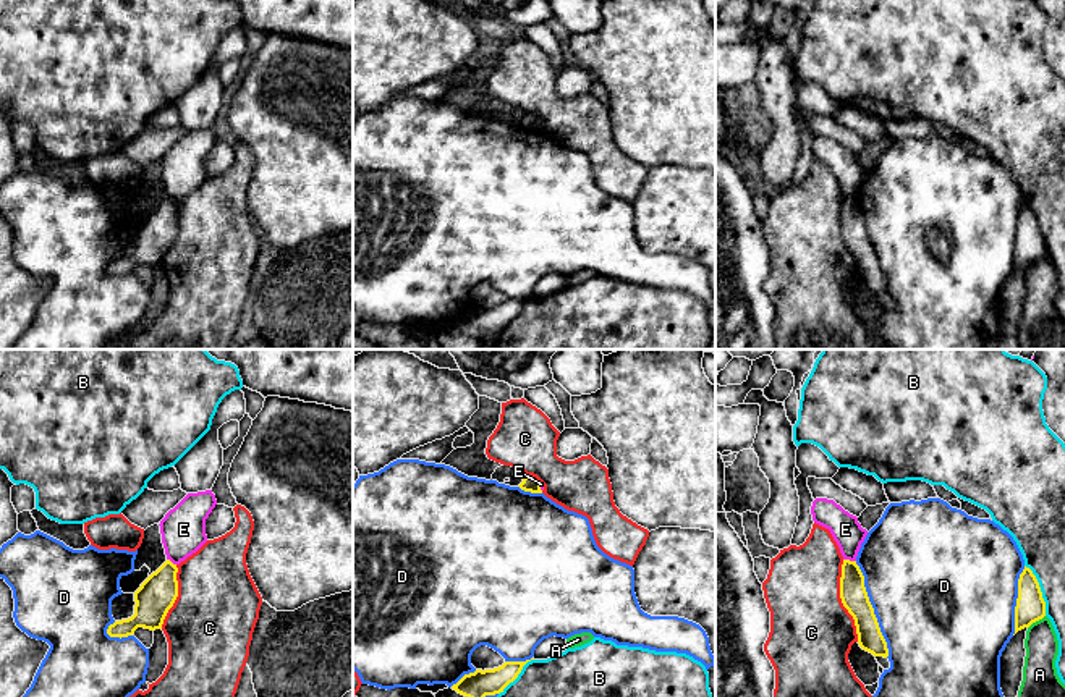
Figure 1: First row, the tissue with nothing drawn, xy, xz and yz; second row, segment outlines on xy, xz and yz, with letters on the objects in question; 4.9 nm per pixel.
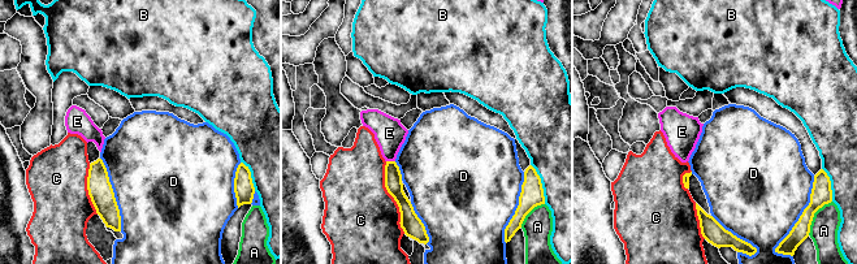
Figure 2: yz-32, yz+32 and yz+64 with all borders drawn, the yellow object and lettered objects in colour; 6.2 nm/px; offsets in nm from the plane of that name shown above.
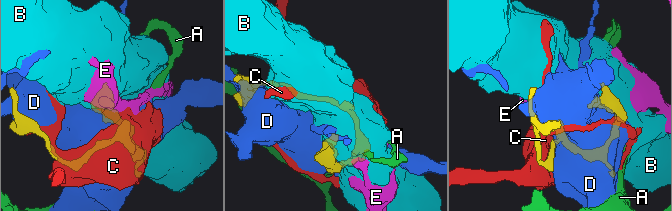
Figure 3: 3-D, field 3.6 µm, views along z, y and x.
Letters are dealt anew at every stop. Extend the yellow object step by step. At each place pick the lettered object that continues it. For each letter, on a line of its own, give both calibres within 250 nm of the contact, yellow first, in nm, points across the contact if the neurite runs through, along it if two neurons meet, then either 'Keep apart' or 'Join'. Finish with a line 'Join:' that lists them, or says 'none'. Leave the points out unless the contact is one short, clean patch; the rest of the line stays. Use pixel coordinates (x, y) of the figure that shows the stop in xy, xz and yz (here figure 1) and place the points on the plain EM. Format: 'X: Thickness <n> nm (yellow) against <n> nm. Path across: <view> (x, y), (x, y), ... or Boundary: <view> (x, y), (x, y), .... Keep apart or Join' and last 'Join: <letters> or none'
A: Thickness 140 nm (yellow) against 170 nm. Boundary: yz (1044, 253), (1028, 266). Keep apart
B: Thickness 140 nm (yellow) against 240 nm. Keep apart
C: Thickness 130 nm (yellow) against 420 nm. Keep apart
D: Thickness 130 nm (yellow) against 500 nm. Keep apart
E: Thickness 130 nm (yellow) against 150 nm. Boundary: yz (844, 196), (855, 199). Keep apart
Join: none

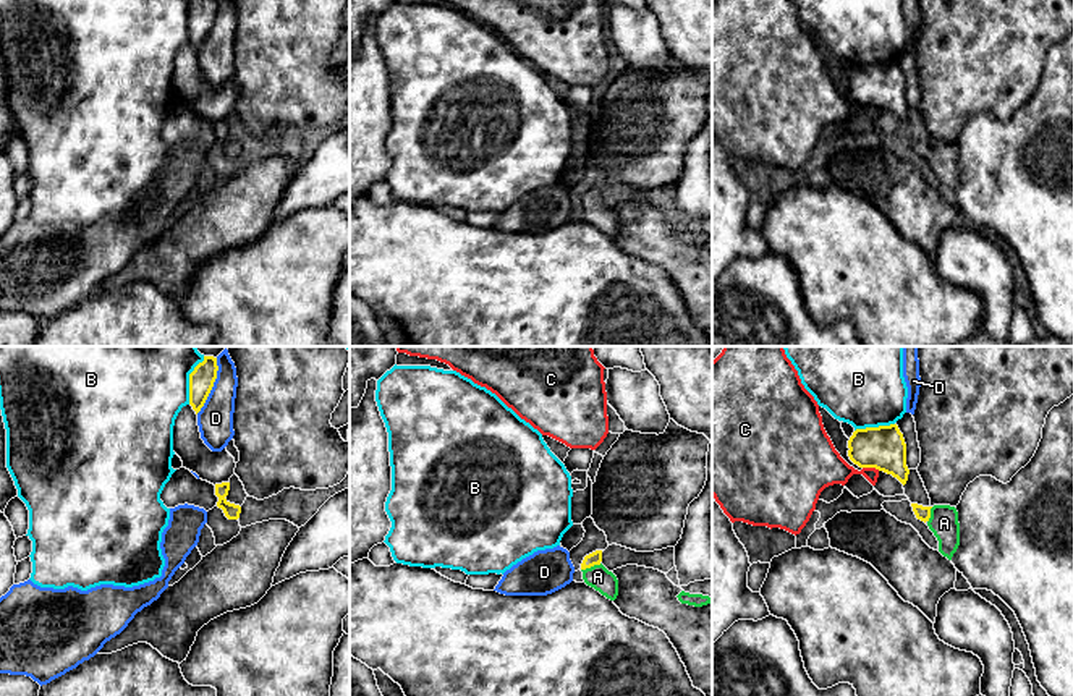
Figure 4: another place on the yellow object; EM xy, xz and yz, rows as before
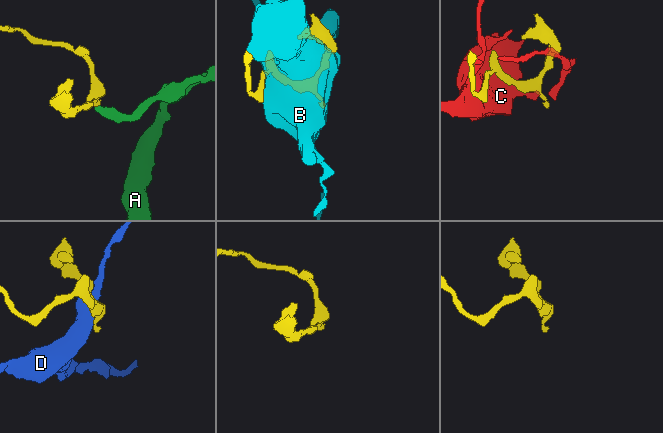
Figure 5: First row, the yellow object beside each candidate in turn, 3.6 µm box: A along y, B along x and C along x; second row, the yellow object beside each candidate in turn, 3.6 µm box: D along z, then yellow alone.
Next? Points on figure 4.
A: Thickness 70 nm (yellow) against 120 nm. Path across: xz (593, 196), (591, 203), (597, 214). Join
B: Thickness 130 nm (yellow) against 380 nm. Keep apart
C: Thickness 220 nm (yellow) against 220 nm. Keep apart
D: Thickness 130 nm (yellow) against 180 nm. Boundary: xy (217, 0), (214, 23), (196, 50). Keep apart
Join: A

